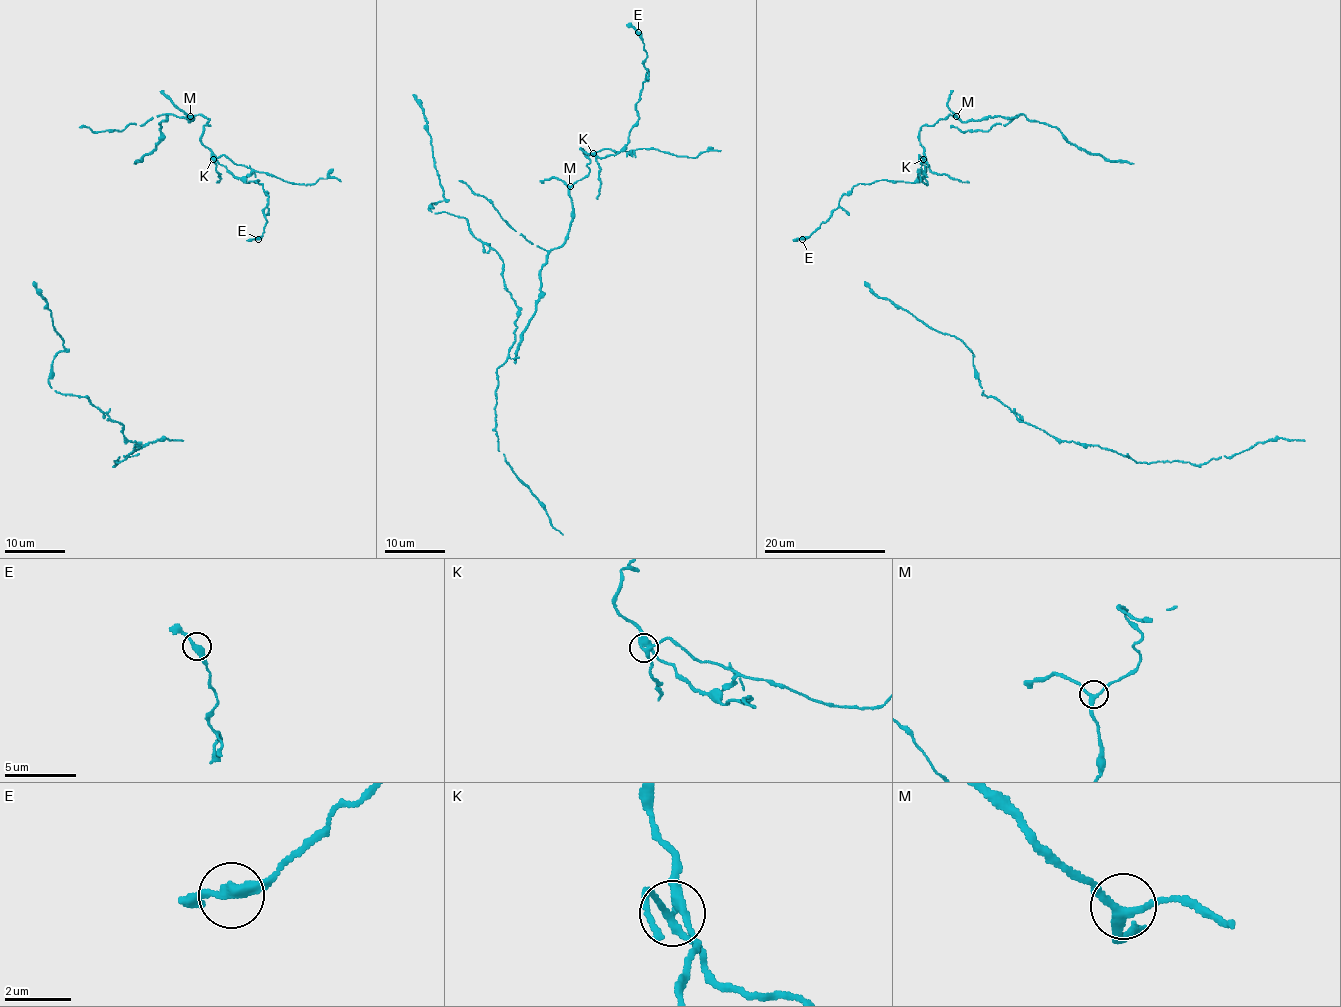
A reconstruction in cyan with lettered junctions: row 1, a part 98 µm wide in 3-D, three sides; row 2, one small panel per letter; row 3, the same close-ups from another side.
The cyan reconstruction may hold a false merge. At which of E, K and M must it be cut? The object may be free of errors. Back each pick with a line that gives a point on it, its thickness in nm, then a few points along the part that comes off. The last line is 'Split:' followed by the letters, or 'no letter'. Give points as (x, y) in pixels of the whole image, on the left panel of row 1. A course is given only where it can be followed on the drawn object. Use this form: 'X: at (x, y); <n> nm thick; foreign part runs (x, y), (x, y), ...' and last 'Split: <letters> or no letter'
K: at (213, 159); 320 nm thick; foreign part runs (212, 158), (226, 155), (237, 164), (295, 184), (314, 184), (320, 178), (337, 178), (340, 181)
Split: K

